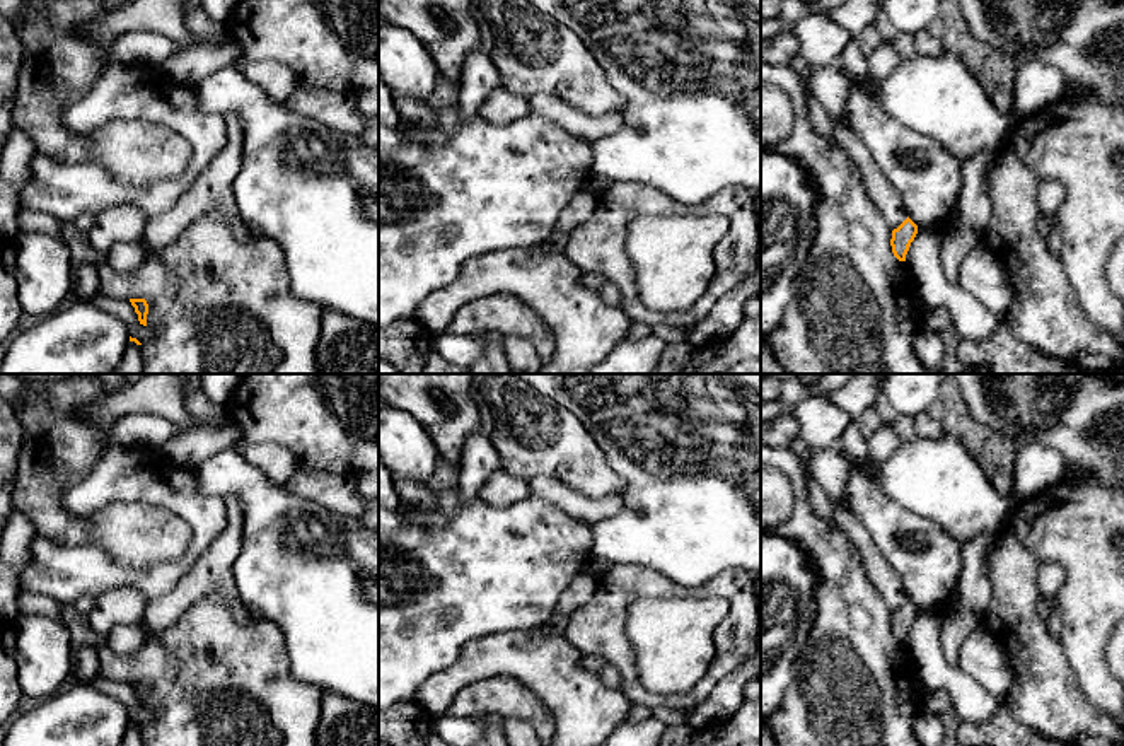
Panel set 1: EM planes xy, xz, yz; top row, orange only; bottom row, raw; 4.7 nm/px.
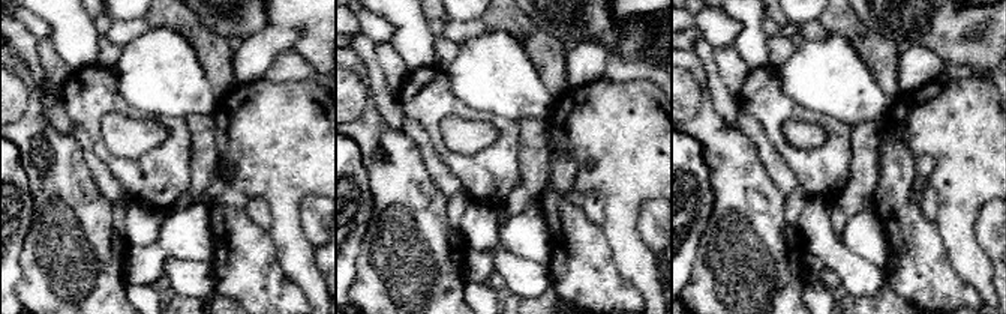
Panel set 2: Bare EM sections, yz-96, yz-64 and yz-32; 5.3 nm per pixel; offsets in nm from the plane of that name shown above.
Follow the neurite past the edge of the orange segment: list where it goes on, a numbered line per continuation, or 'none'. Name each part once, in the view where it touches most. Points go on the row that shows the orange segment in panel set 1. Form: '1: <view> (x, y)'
none

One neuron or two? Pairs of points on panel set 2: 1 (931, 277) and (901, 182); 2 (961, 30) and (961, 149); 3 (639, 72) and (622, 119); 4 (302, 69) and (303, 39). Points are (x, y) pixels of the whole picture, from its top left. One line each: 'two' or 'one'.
1: one
2: two
3: two
4: two

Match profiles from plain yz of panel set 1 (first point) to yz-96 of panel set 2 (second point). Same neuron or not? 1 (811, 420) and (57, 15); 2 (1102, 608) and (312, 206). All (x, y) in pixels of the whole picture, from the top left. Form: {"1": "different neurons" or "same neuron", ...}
{"1": "different neurons", "2": "different neurons"}

